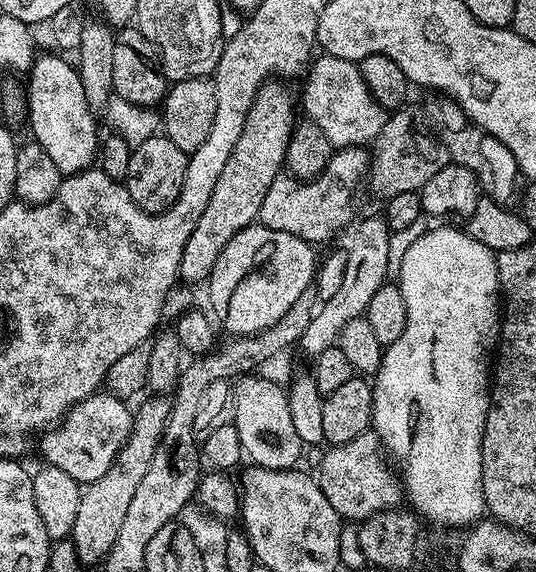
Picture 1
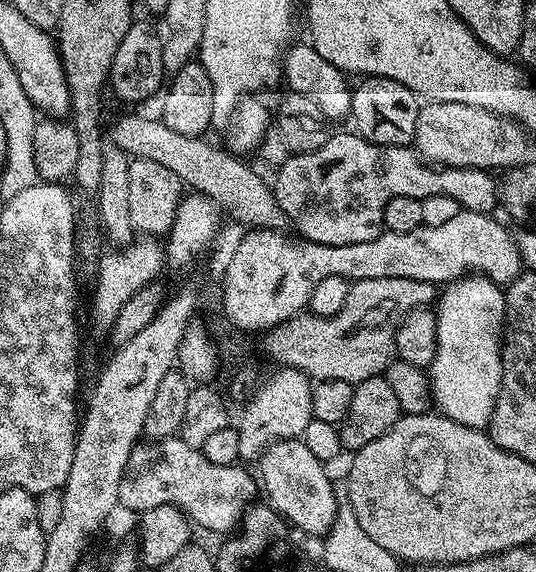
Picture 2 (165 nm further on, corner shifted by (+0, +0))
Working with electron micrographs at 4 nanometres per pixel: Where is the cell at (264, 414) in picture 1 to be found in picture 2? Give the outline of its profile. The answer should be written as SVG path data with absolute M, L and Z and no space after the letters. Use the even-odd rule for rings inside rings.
M303 439L272 442L260 453L258 467L258 480L262 485L262 492L268 495L267 503L275 508L293 529L301 528L308 536L325 537L336 516L334 480L328 477L328 472L324 469L327 467L322 461L310 454Z

